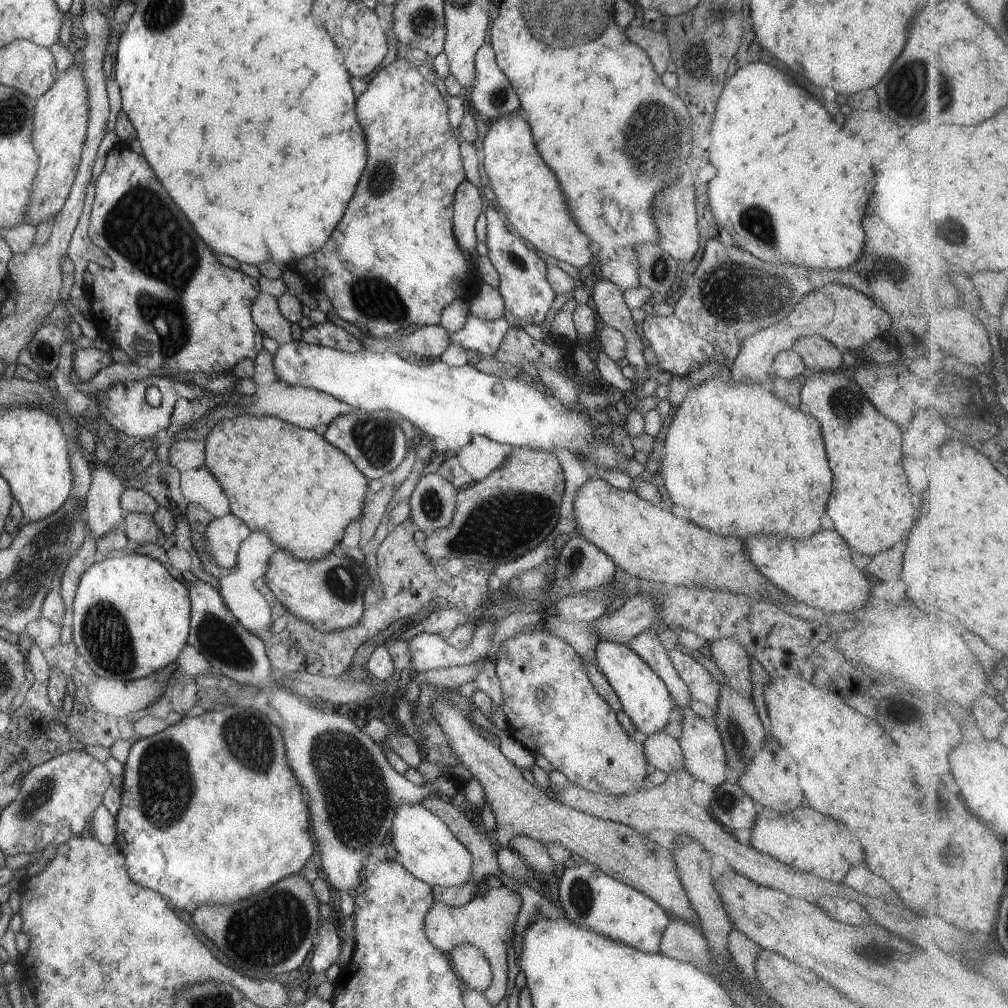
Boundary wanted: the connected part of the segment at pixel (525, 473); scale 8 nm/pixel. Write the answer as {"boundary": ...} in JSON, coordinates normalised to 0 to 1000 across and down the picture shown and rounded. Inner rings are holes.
{"boundary":[[[508,443],[496,464],[480,476],[454,486],[450,511],[444,523],[424,530],[423,554],[431,560],[438,554],[452,554],[464,560],[484,558],[492,563],[512,557],[550,527],[560,486],[560,468],[550,449]]]}

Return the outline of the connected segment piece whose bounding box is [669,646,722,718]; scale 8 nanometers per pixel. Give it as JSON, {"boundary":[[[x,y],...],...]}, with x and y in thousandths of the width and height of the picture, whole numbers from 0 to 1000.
{"boundary":[[[676,641],[664,646],[666,657],[673,666],[675,673],[683,681],[686,690],[686,702],[696,712],[708,712],[713,697],[714,678],[706,669],[683,650]]]}

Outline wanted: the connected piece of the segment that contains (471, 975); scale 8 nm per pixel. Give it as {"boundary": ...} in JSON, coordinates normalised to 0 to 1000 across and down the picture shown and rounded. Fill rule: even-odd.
{"boundary":[[[454,937],[446,942],[444,949],[459,978],[480,985],[488,975],[486,954],[472,938]]]}

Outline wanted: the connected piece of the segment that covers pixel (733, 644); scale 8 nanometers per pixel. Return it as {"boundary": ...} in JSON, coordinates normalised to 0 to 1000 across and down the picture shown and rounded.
{"boundary":[[[728,634],[705,638],[705,654],[719,671],[719,678],[738,692],[746,692],[745,657],[741,645]]]}

